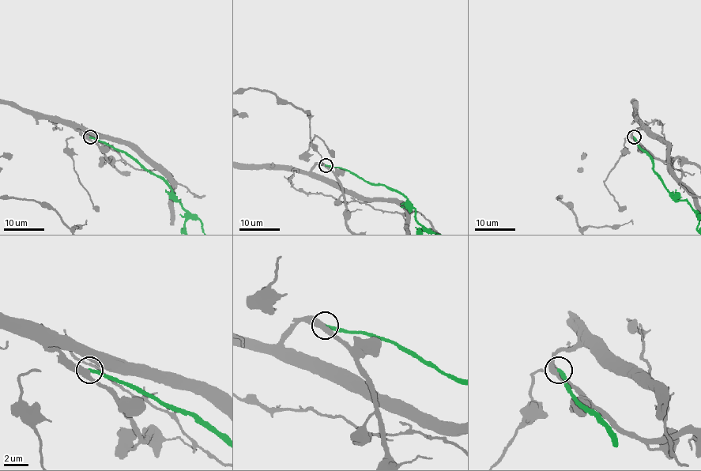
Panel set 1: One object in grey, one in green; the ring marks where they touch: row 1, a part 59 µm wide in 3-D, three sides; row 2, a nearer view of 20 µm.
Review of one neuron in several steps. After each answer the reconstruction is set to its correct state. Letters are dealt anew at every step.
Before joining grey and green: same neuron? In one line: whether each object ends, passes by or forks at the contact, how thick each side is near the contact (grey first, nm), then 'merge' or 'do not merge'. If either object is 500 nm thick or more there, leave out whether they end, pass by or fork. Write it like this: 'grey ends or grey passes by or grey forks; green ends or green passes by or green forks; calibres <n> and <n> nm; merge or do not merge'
grey passes by; green ends; calibres 400 and 280 nm; merge

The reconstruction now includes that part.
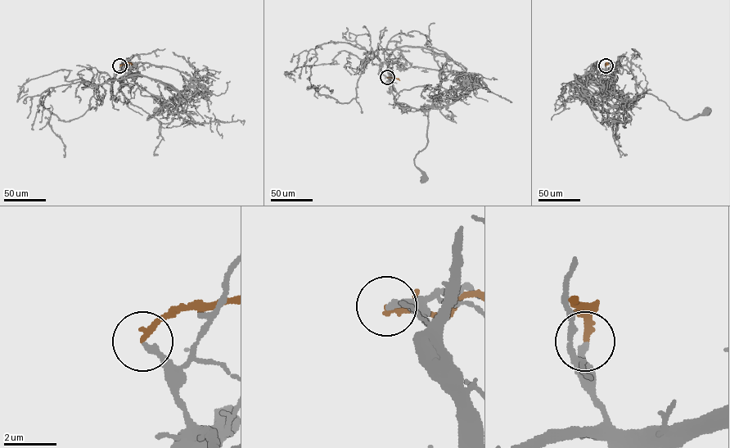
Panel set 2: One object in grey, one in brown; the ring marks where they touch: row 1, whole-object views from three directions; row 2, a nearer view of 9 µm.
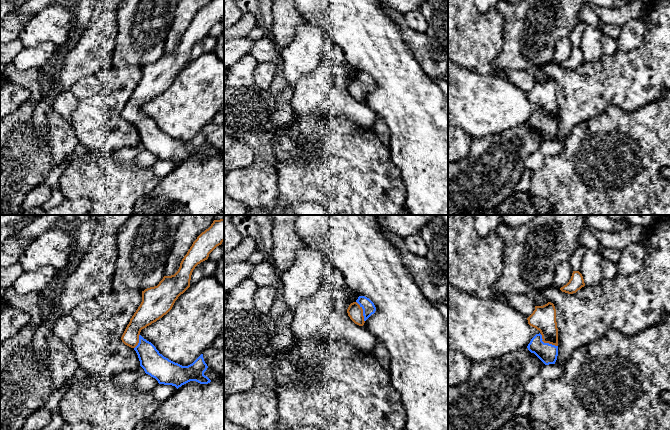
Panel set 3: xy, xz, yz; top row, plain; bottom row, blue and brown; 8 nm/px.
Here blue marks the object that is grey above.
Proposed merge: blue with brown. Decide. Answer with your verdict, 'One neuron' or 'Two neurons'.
One neuron

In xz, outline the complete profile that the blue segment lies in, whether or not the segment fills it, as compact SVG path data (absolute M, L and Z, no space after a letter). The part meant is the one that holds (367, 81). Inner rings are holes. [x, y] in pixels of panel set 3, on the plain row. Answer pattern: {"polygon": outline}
{"polygon": "M359 72L347 85L348 92L357 101L363 102L365 97L376 87L374 79L365 72Z"}

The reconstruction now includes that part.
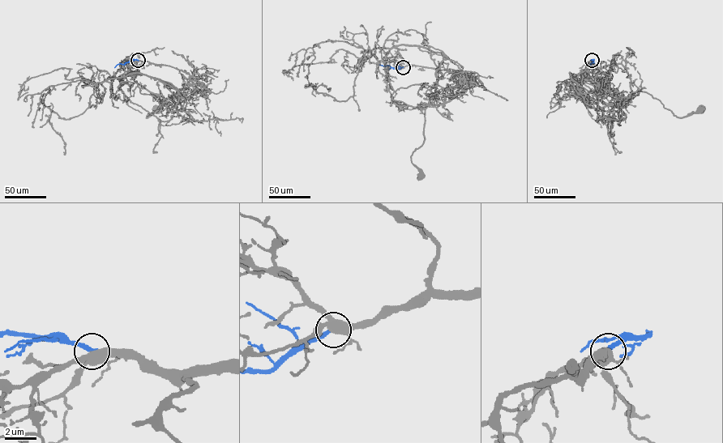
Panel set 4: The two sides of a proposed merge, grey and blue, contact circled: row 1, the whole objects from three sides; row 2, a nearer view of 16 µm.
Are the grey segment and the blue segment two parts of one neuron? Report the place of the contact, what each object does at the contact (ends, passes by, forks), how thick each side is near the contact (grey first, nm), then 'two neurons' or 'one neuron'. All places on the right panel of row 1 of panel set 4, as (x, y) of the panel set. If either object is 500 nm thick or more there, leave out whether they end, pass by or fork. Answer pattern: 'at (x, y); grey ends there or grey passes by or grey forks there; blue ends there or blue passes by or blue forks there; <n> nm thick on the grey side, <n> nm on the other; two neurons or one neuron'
at (592, 60); grey forks there; blue ends there; 480 nm thick on the grey side, 280 nm on the other; one neuron

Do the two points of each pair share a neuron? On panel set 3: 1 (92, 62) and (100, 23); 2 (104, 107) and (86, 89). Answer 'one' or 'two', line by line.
1: one
2: two

